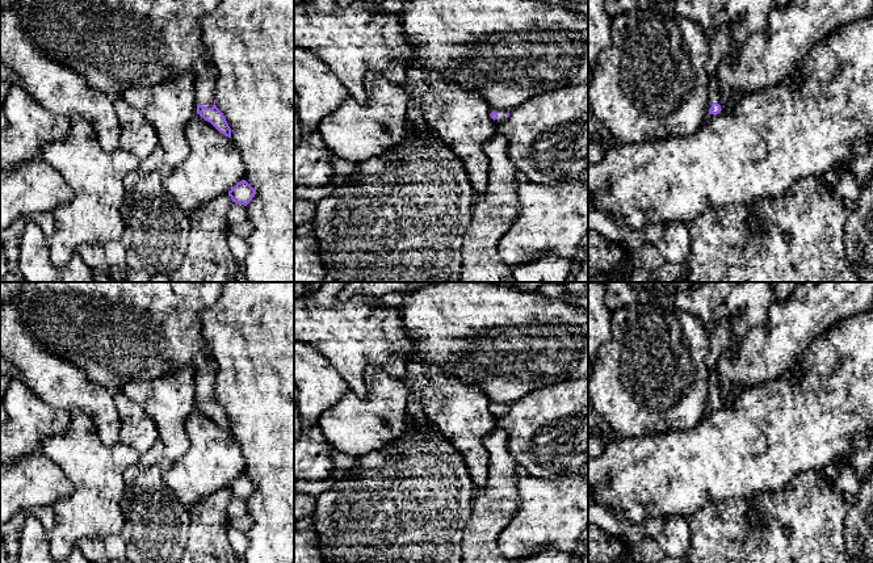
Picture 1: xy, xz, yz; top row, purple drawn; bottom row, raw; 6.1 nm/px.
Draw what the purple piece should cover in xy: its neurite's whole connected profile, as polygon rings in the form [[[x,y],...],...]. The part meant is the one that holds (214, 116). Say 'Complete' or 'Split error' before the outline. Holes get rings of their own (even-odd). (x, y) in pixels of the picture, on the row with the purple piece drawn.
Split error. [[[18,0],[13,13],[34,46],[50,59],[77,72],[91,88],[112,101],[121,98],[126,89],[154,87],[168,81],[176,73],[196,72],[197,114],[231,138],[231,129],[215,105],[217,77],[209,71],[213,62],[207,59],[201,28],[201,20],[219,3],[221,0]]]

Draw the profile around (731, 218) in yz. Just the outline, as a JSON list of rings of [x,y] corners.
[[[806,177],[796,182],[786,193],[756,201],[752,205],[725,205],[708,209],[693,222],[687,223],[691,232],[691,252],[684,265],[687,276],[684,282],[862,282],[849,266],[844,248],[844,228],[852,209],[841,205],[836,192],[832,192],[820,177]]]

